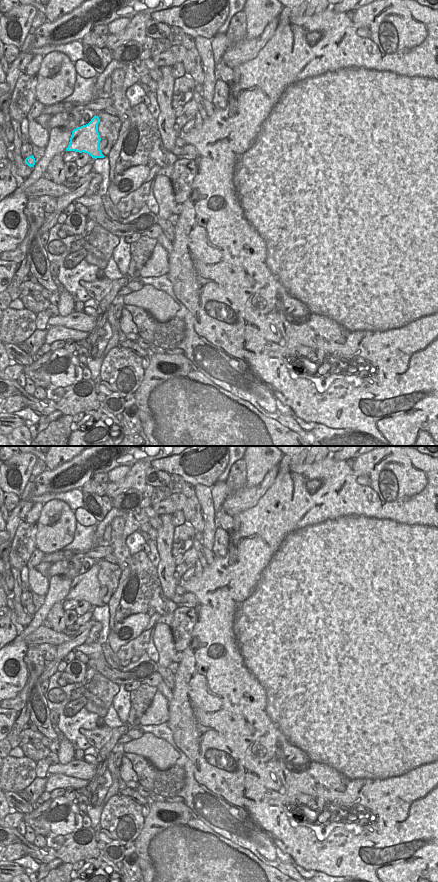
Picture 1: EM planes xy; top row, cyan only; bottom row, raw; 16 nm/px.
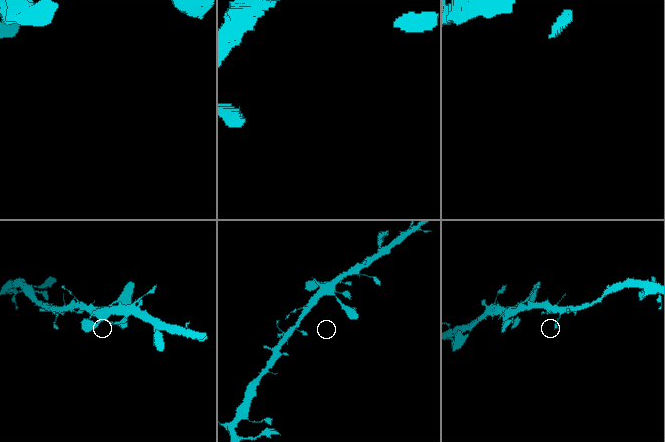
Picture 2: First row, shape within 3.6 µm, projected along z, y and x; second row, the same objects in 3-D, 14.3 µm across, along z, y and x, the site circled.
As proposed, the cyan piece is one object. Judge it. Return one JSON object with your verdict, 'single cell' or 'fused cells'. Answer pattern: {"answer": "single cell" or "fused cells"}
{"answer": "single cell"}

